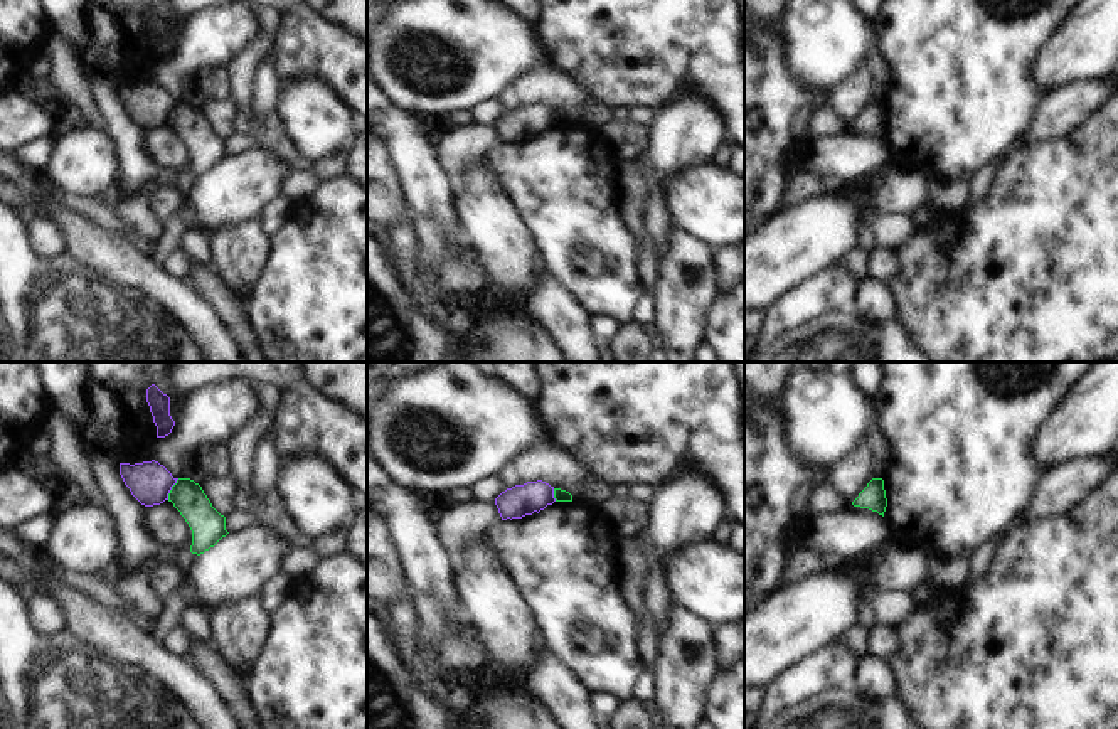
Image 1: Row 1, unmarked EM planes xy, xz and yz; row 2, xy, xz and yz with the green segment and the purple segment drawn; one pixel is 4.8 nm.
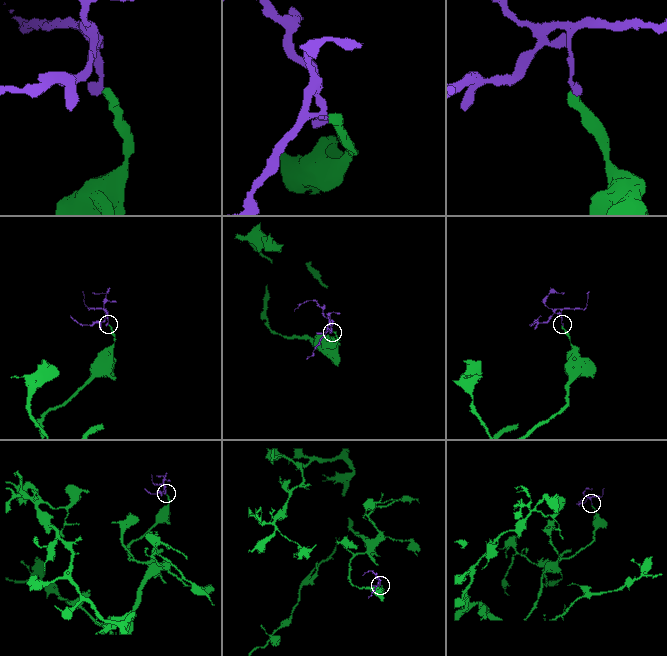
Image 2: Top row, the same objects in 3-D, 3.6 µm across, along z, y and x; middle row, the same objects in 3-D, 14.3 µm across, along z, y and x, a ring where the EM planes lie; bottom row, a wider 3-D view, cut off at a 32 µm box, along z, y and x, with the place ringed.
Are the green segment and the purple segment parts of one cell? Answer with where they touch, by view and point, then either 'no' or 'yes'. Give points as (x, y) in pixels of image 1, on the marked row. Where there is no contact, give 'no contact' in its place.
xy (172, 489) | no

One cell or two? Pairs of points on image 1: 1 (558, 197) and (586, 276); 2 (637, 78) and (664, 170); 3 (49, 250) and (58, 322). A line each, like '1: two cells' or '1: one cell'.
1: one cell
2: two cells
3: two cells

